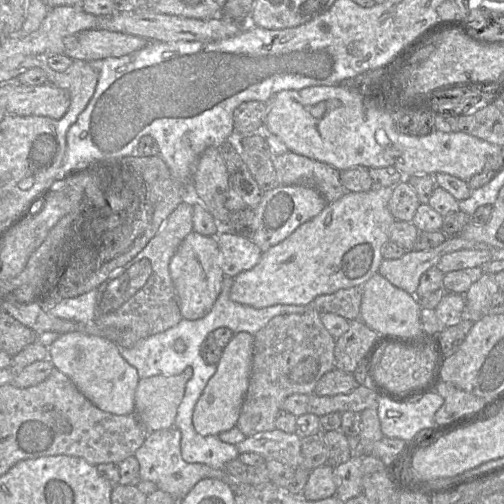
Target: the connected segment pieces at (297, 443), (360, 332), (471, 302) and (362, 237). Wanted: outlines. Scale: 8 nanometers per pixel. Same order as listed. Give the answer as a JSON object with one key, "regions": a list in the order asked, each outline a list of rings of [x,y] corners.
{"regions":[[[[273,429],[247,437],[235,446],[239,453],[256,453],[265,460],[276,460],[292,468],[301,467],[301,439],[296,433]]],[[[360,319],[349,321],[349,329],[335,342],[335,368],[353,373],[361,361],[367,367],[367,357],[378,336]]],[[[483,273],[481,278],[474,282],[464,294],[465,317],[478,319],[486,314],[486,308],[499,292],[500,288],[495,281],[494,274]]],[[[373,187],[366,192],[346,192],[340,199],[328,203],[325,208],[314,218],[301,224],[292,234],[280,243],[272,246],[262,253],[259,262],[250,270],[246,270],[238,274],[234,278],[233,285],[230,290],[230,298],[232,301],[247,305],[253,308],[265,308],[274,305],[311,305],[314,299],[319,295],[332,294],[340,289],[347,289],[361,286],[378,272],[380,264],[383,260],[382,247],[390,240],[390,229],[395,222],[395,218],[391,214],[388,203],[392,194],[393,187]]]]}

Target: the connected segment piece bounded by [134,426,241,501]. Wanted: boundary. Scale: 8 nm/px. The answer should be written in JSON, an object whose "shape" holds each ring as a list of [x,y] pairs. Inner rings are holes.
{"shape":[[[172,426],[170,428],[148,432],[143,444],[136,450],[134,457],[139,462],[139,473],[142,481],[151,481],[158,490],[170,494],[177,501],[185,495],[202,479],[214,478],[236,488],[241,482],[230,476],[224,469],[213,469],[205,464],[187,463],[181,456],[181,433]]]}

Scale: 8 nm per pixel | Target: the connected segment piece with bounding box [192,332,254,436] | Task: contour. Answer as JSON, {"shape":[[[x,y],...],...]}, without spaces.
{"shape":[[[239,332],[223,348],[217,370],[209,379],[193,411],[192,424],[201,436],[217,436],[235,427],[249,385],[253,343],[253,335]]]}

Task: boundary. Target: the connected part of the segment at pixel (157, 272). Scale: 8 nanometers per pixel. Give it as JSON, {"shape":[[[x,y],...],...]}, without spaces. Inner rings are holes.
{"shape":[[[181,202],[171,213],[162,229],[126,265],[115,269],[96,289],[95,323],[123,329],[118,347],[132,347],[140,340],[174,327],[181,319],[169,264],[183,239],[193,231],[192,205]]]}

